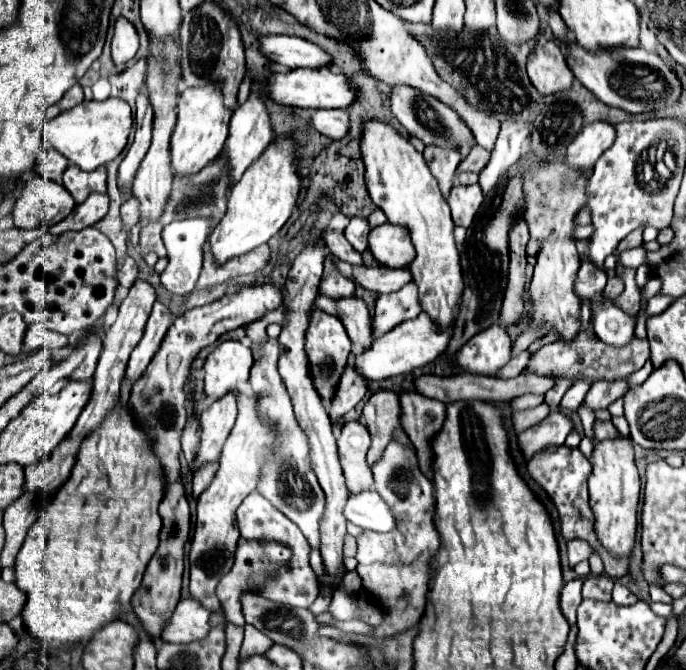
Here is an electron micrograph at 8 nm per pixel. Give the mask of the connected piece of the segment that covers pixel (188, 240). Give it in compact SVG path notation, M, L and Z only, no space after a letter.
M186 218L186 220L178 220L178 222L172 222L164 228L162 232L162 240L164 240L164 246L168 250L168 266L166 270L162 272L160 280L162 280L162 286L168 290L168 292L176 292L176 294L188 294L194 290L196 282L198 282L198 276L200 276L200 270L202 270L202 258L204 258L204 252L202 252L202 246L212 230L212 224L214 220L212 218Z

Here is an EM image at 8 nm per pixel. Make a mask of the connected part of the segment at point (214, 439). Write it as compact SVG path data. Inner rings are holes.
M228 392L226 396L218 398L212 402L206 410L204 416L200 416L200 426L202 426L202 442L198 450L198 458L192 470L200 468L204 462L212 462L220 456L222 446L226 438L232 432L232 426L238 416L238 406L236 406L236 392Z

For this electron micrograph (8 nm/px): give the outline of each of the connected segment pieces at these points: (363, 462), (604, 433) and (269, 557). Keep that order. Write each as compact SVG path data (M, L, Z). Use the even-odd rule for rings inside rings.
M346 422L338 438L338 456L342 472L352 494L368 490L374 484L366 454L370 450L370 432L362 422Z
M596 420L594 424L594 432L598 440L616 440L616 436L620 436L620 432L614 428L612 422L600 422L600 420Z
M240 538L238 540L238 548L236 548L236 556L234 556L234 566L228 574L224 574L224 578L220 580L218 588L216 588L216 596L222 604L222 610L224 610L224 616L228 622L232 622L234 626L240 626L244 628L246 626L246 620L244 620L244 614L242 614L242 604L240 604L240 598L248 592L256 594L260 590L260 586L266 582L266 578L270 576L270 572L278 572L286 562L290 560L290 550L278 542L262 542L262 540L244 540Z

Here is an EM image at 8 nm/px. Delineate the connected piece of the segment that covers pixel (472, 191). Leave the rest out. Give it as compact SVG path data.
M478 184L472 186L454 186L450 196L448 196L448 204L452 208L452 220L456 226L464 226L468 228L482 204L482 190Z

